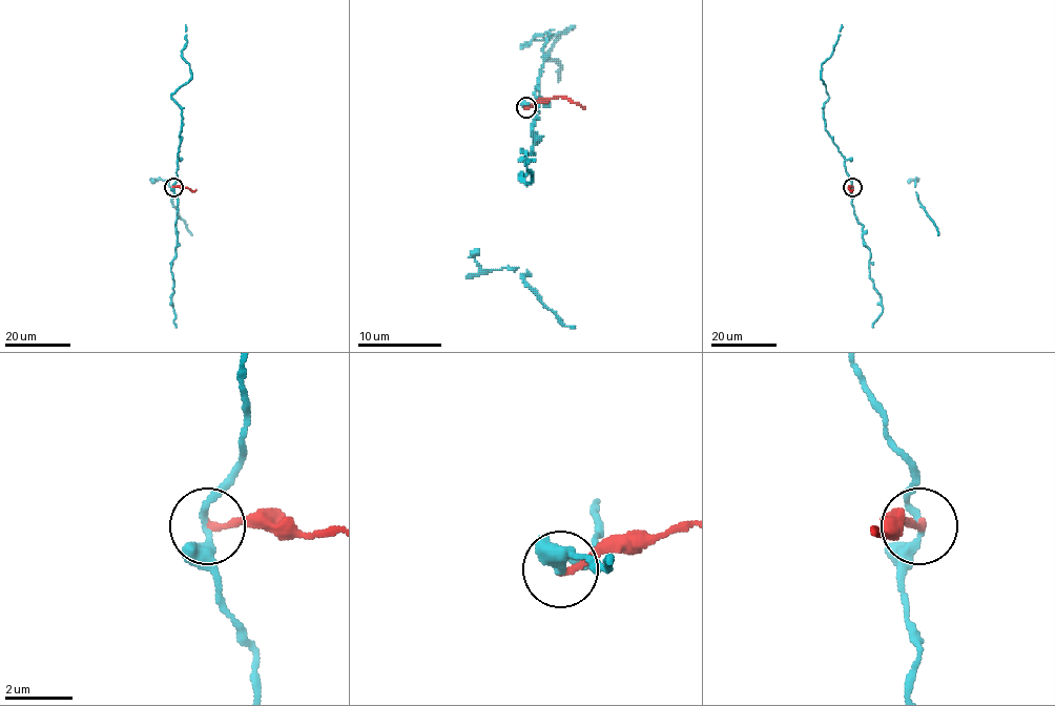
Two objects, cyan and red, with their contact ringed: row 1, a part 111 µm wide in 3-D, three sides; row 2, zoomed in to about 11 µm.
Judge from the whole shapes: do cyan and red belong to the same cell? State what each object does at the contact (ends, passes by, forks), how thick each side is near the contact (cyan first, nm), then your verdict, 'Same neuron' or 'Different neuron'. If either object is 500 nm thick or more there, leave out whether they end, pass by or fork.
At the ring cyan passes by. At the ring red ends. Thickness 190 nm (cyan) against 200 nm. Different neuron

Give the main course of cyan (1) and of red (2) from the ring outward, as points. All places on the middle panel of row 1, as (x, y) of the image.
1: (526, 106), (535, 102), (547, 32), (522, 46), (564, 34), (575, 25), (547, 53), (562, 67), (558, 80)
2: (526, 106), (564, 97), (585, 108)

